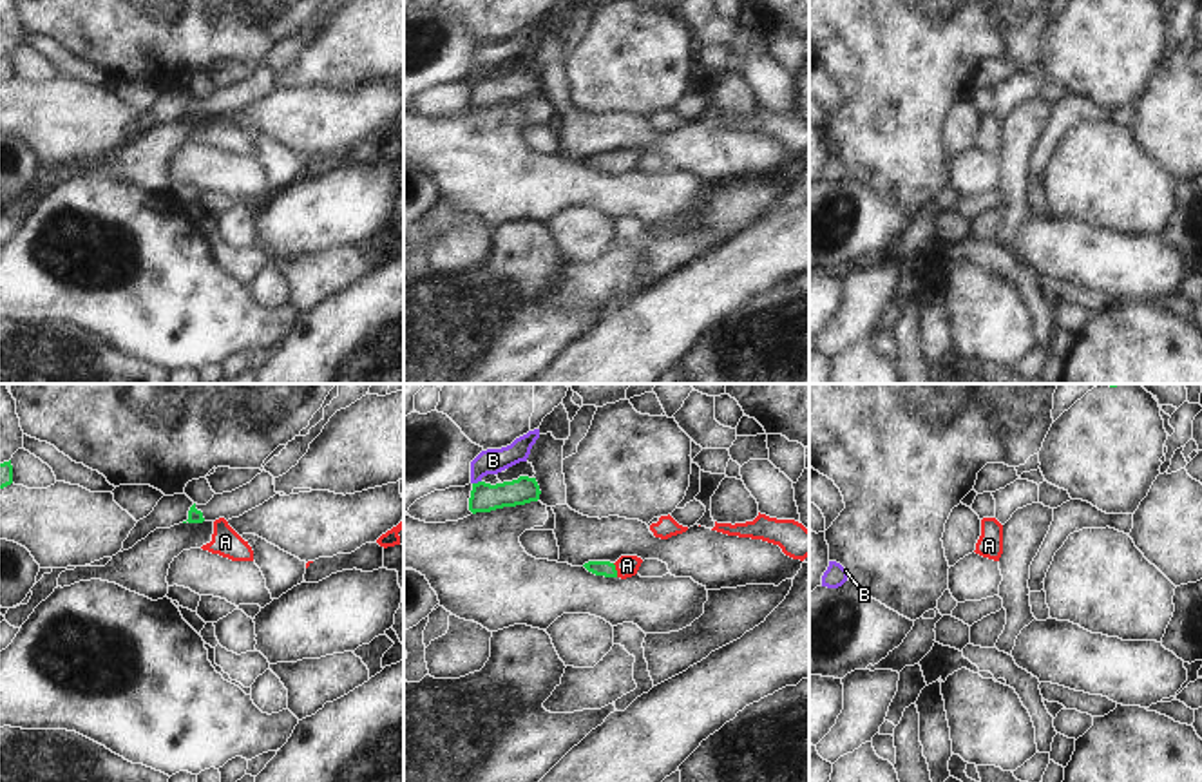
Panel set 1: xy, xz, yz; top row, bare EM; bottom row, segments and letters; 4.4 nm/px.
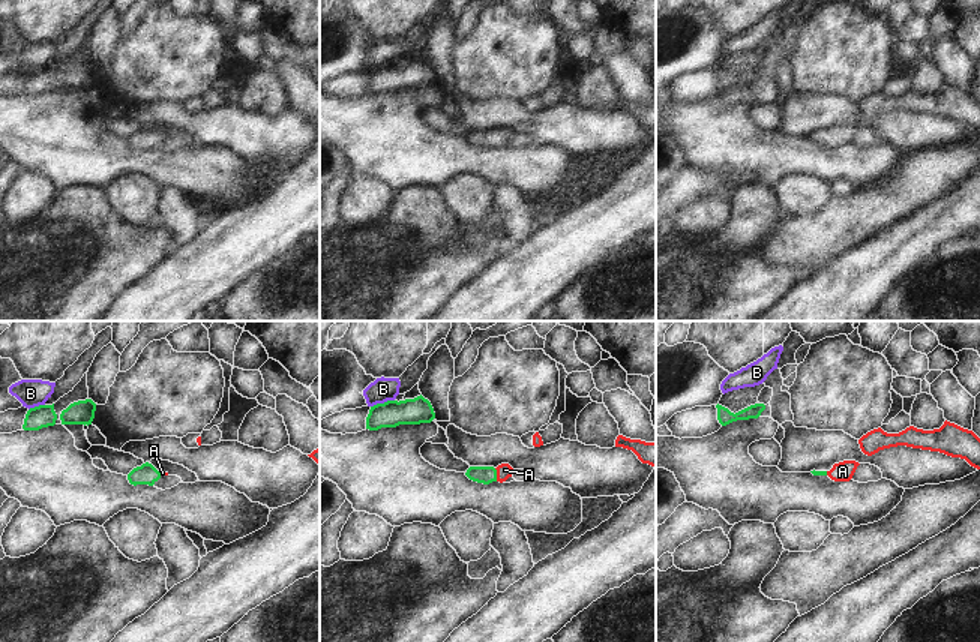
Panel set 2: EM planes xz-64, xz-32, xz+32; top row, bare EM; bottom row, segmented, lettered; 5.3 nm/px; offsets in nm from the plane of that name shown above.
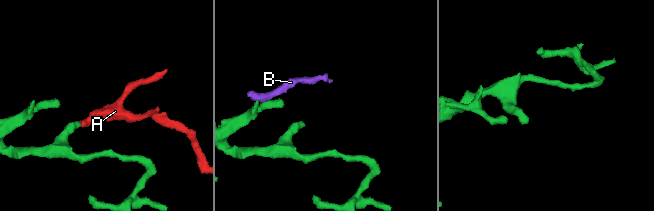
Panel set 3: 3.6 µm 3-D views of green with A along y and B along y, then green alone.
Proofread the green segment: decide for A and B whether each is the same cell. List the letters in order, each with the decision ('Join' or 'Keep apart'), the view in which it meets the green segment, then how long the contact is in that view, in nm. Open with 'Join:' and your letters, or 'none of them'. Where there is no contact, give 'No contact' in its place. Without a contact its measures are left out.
Join: A
A: Join. Touches green in xz. Shared border 70 nm
B: Keep apart. Touches green in xz. Shared border 40 nm

